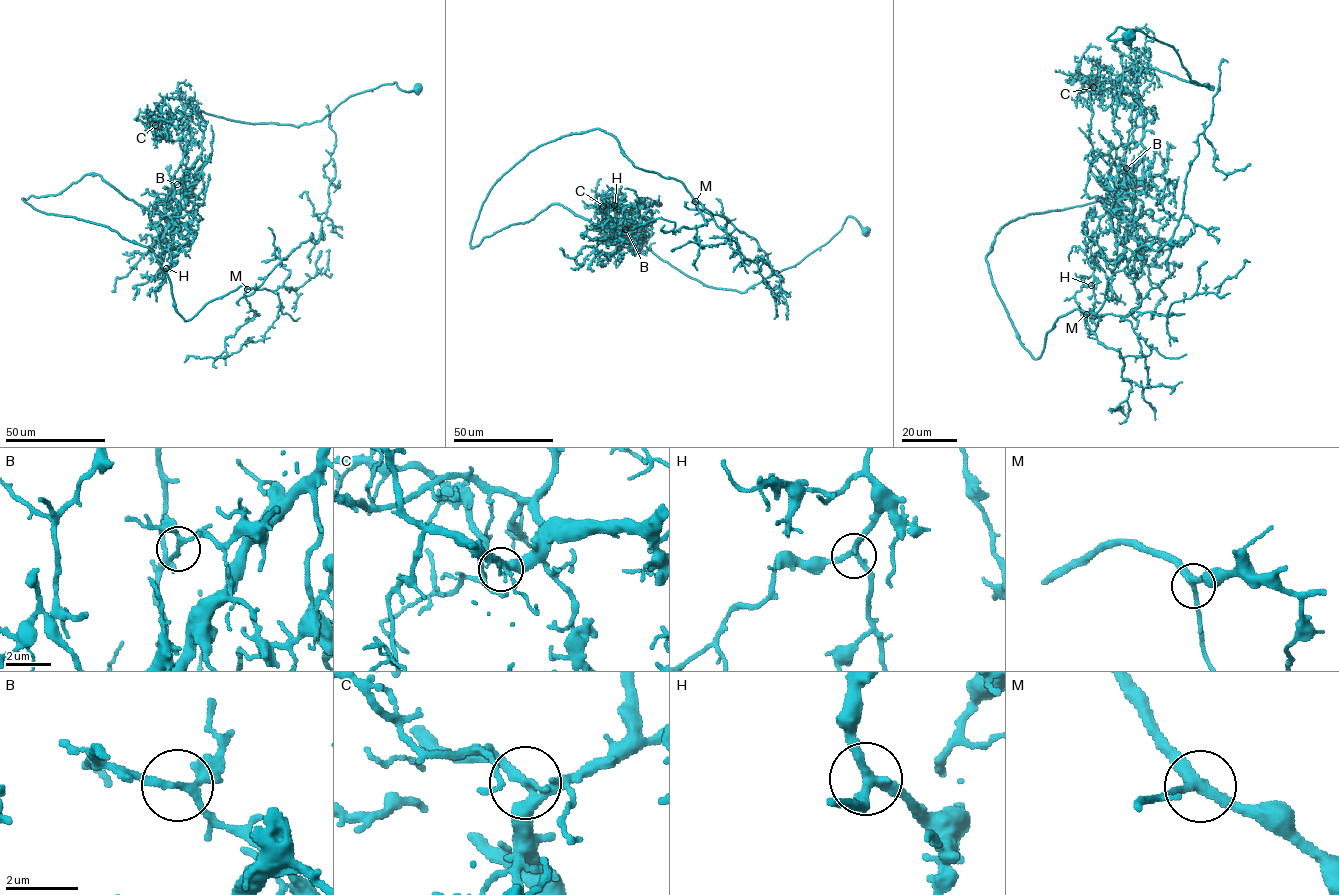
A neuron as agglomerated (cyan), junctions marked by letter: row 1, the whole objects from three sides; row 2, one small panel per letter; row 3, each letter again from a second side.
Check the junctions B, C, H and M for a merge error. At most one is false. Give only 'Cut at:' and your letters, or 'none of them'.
Cut at: B

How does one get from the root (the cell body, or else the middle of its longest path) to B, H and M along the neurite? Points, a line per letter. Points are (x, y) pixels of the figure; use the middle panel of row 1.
B: (865, 232), (848, 217), (826, 243), (795, 265), (739, 292), (686, 276), (625, 230)
H: (865, 232), (848, 217), (795, 265), (739, 292), (706, 286), (661, 260), (613, 223), (604, 207), (614, 205)
M: (865, 232), (848, 217), (743, 292), (556, 204), (470, 244), (502, 176), (596, 129), (695, 201)

